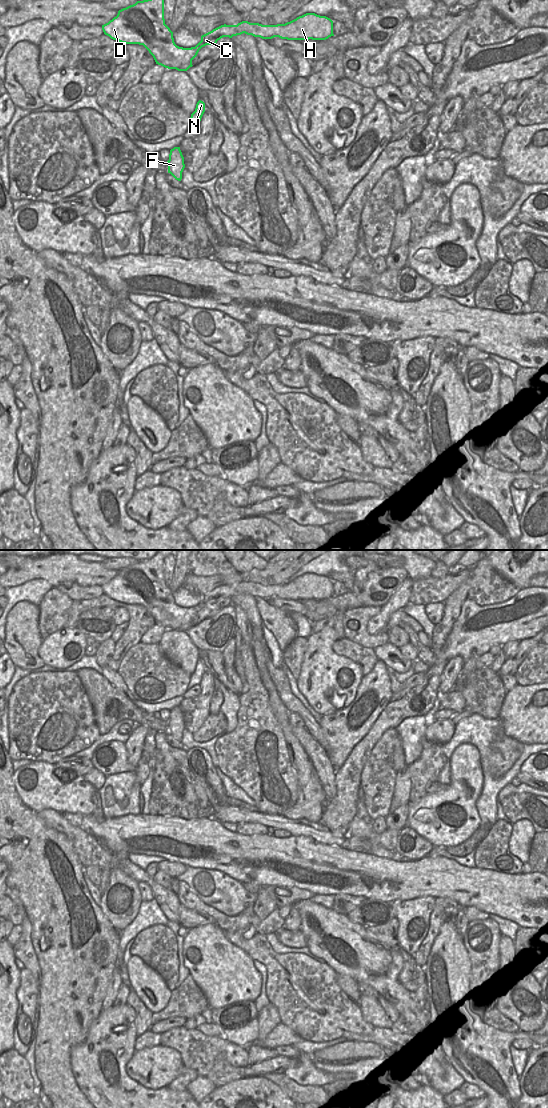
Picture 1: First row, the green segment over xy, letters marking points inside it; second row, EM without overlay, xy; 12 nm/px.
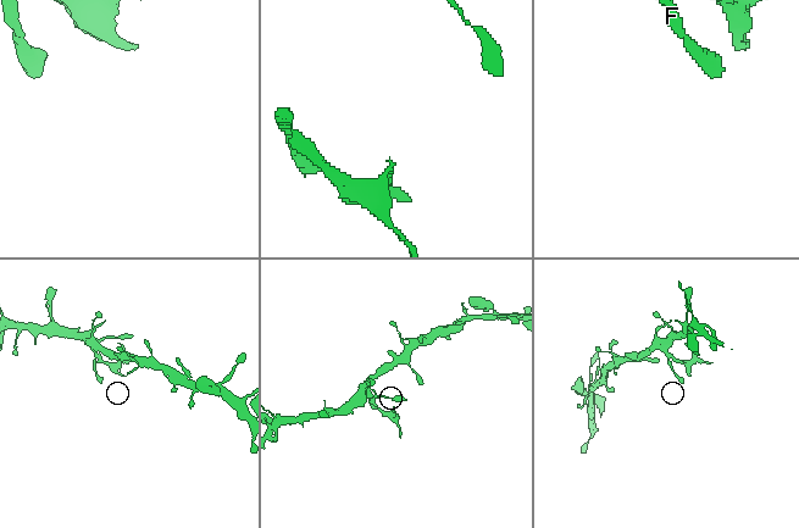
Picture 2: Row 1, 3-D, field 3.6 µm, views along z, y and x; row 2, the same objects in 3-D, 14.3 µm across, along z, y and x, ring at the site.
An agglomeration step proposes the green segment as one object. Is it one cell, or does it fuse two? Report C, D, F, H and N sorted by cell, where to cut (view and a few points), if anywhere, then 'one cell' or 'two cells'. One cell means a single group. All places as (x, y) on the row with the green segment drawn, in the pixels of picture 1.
C D F H / N; cut in xy along (195, 110), (196, 117), (189, 124); two cells

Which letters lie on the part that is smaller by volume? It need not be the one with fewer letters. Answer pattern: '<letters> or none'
N.

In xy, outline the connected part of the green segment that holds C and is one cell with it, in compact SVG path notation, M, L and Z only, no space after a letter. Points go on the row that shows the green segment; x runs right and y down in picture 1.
M164 0L137 1L119 10L116 17L102 25L102 30L121 43L143 45L156 64L178 71L187 71L202 47L215 46L223 37L232 38L245 33L262 39L326 40L334 36L330 18L306 13L285 24L262 25L248 21L237 25L224 24L202 35L195 47L183 48L175 44L173 32L165 24Z

